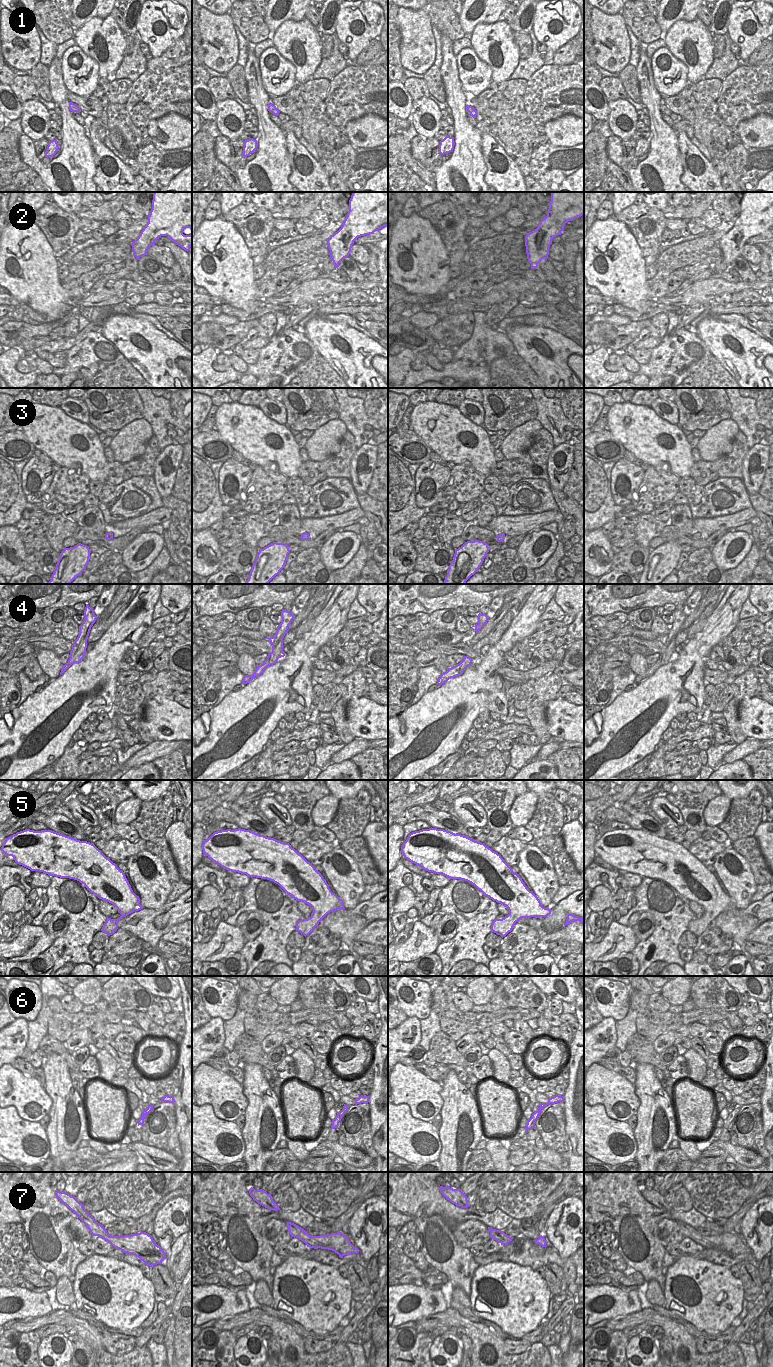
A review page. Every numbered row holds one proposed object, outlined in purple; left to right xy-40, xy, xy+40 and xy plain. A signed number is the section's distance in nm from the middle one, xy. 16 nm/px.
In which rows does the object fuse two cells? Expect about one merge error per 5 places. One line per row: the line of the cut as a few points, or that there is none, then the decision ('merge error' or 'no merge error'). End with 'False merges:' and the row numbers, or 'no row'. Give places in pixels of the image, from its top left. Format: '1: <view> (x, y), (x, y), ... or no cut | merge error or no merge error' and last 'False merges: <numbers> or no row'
1: no cut | no merge error
2: no cut | no merge error
3: no cut | no merge error
4: no cut | no merge error
5: no cut | no merge error
6: xy+40 (538, 1109), (541, 1110) | merge error
7: no cut | no merge error
False merges: 6

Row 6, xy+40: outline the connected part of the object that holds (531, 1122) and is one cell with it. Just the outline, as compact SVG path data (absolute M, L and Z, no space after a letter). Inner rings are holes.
M537 1110L537 1111L535 1111L535 1112L532 1114L531 1118L527 1121L527 1124L526 1124L526 1127L525 1127L526 1133L527 1133L528 1130L531 1130L532 1128L535 1127L536 1120L538 1119L541 1111L542 1111L542 1110Z

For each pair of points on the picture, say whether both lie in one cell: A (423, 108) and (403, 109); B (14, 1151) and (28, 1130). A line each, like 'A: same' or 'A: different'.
A: different
B: same

